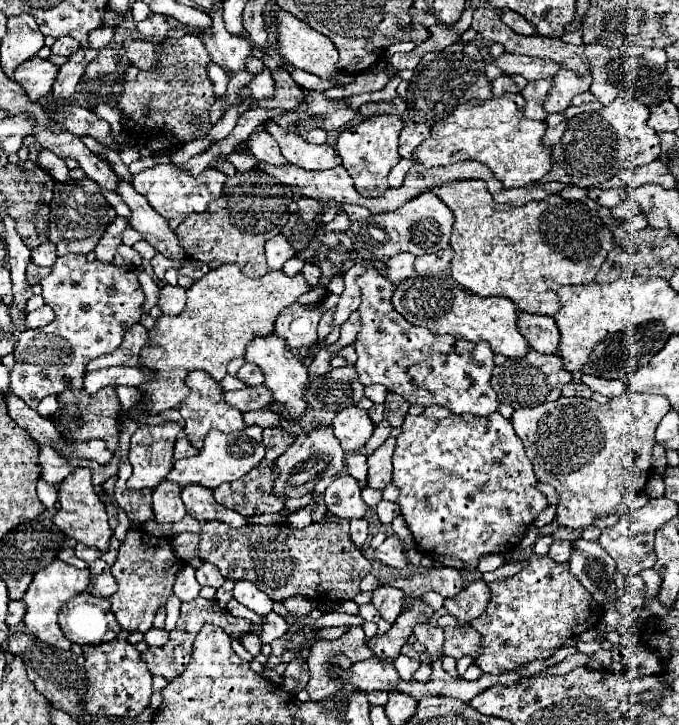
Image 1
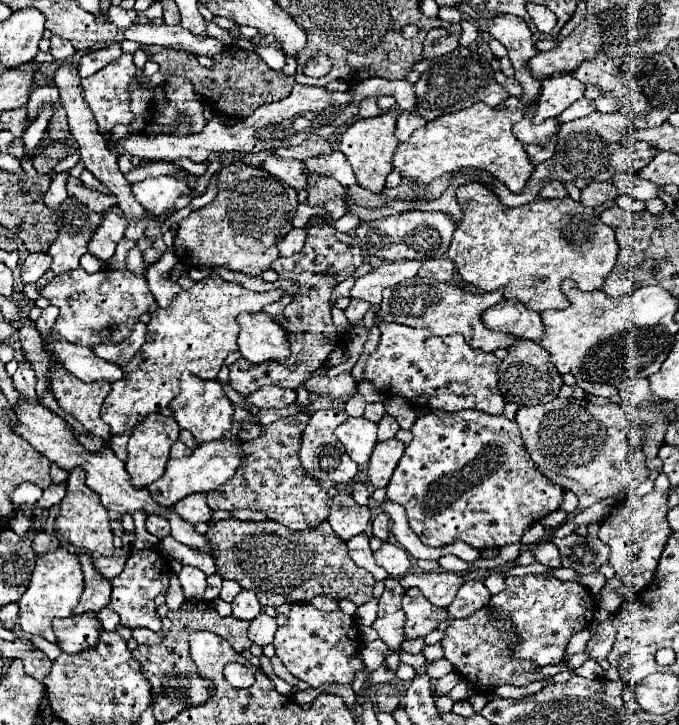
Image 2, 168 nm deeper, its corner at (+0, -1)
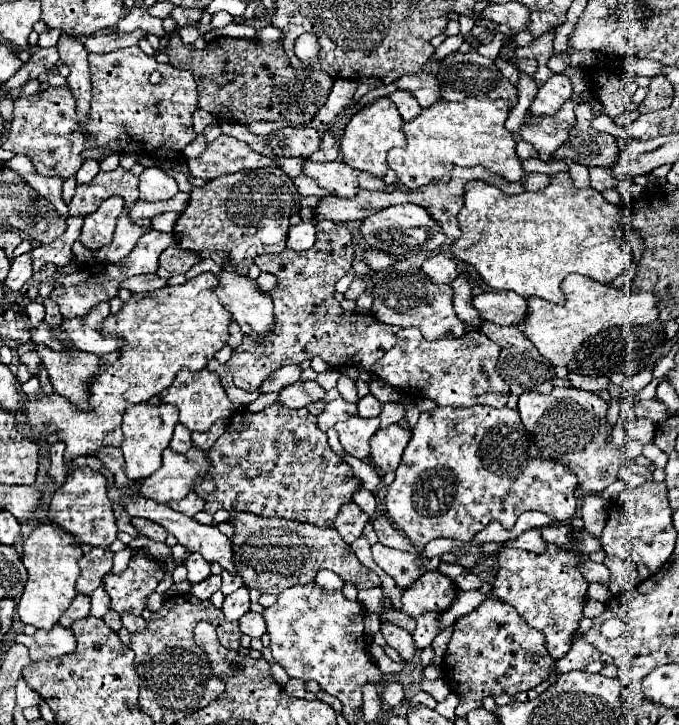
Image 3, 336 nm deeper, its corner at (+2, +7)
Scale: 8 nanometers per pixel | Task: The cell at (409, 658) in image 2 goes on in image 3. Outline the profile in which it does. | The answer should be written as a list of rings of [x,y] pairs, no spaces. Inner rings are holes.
[[[430,612],[430,614],[424,614],[424,616],[418,616],[416,618],[416,630],[412,632],[412,638],[414,638],[414,646],[416,646],[416,652],[428,648],[432,644],[432,640],[436,638],[438,634],[438,614]]]

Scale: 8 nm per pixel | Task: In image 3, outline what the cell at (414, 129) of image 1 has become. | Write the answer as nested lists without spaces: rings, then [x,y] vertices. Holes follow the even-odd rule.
[[[396,90],[396,92],[390,96],[390,100],[396,104],[396,108],[398,108],[398,112],[400,112],[400,116],[402,116],[404,122],[412,122],[412,120],[418,118],[420,112],[422,112],[422,106],[418,106],[418,102],[416,102],[410,94],[406,94],[404,90],[402,90],[402,92]]]

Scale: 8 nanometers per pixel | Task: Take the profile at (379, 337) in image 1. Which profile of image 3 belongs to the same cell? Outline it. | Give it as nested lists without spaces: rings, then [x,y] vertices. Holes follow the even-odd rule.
[[[396,328],[396,344],[372,366],[372,372],[386,384],[412,392],[420,398],[430,398],[438,406],[474,406],[486,404],[504,408],[508,400],[508,386],[496,372],[500,350],[486,334],[478,330],[466,332],[462,338],[446,334],[438,340],[426,340],[418,328]]]

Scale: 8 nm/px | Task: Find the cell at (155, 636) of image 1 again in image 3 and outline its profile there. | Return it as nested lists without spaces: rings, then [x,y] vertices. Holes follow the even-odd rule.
[[[124,614],[124,616],[122,616],[122,624],[124,624],[124,628],[126,628],[128,632],[132,632],[132,634],[146,628],[146,620],[144,620],[142,616],[132,616],[132,614]]]

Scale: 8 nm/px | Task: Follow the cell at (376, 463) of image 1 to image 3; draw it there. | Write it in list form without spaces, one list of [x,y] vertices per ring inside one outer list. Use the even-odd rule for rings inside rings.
[[[392,424],[388,428],[378,430],[372,440],[370,440],[370,448],[372,448],[372,462],[376,468],[380,468],[382,474],[386,472],[394,472],[400,464],[400,456],[410,440],[410,430],[400,428],[398,424]]]

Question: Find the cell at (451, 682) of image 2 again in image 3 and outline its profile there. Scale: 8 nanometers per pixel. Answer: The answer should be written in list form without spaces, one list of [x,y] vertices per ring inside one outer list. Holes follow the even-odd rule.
[[[419,690],[410,701],[409,708],[414,708],[414,706],[418,704],[422,704],[430,709],[435,709],[437,702],[429,693]]]

